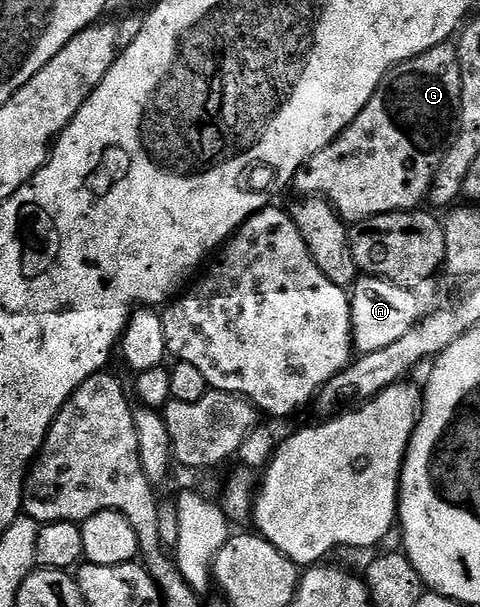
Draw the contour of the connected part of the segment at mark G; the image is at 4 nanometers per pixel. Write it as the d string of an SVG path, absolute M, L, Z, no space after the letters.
M445 43L434 47L430 51L426 51L422 55L418 55L414 59L403 61L402 64L396 65L384 76L384 82L374 91L370 103L366 103L366 107L362 107L360 114L330 144L322 147L322 151L318 151L318 155L314 155L304 164L304 168L296 175L294 189L302 193L300 195L303 195L305 198L320 198L323 201L327 201L335 209L337 216L345 223L359 223L371 217L386 215L387 213L407 213L419 210L425 204L430 187L434 183L434 175L438 171L442 159L446 159L448 148L452 146L456 134L460 131L461 99L462 71L458 63L455 44Z

